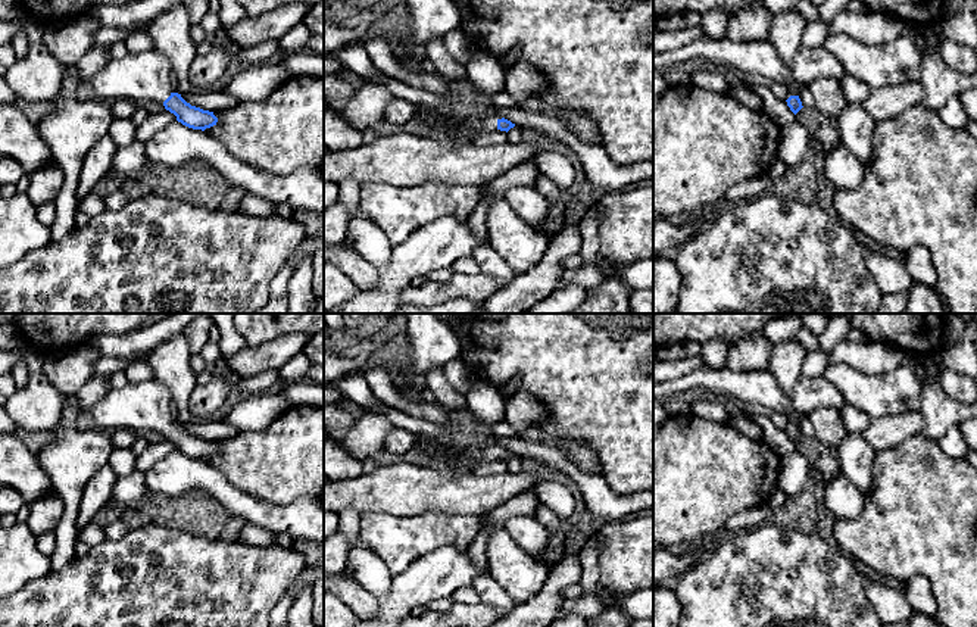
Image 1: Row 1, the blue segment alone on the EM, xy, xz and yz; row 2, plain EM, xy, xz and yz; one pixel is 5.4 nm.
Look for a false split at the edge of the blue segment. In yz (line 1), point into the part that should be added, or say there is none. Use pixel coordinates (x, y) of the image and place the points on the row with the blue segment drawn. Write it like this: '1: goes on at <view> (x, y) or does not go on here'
1: goes on at yz (808, 64)

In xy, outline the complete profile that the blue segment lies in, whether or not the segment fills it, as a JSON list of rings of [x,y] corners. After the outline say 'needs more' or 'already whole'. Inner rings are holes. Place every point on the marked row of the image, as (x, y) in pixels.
[[[152,49],[137,54],[128,53],[121,59],[110,59],[90,82],[100,100],[162,102],[165,109],[188,128],[205,131],[216,125],[218,118],[213,112],[191,106],[181,94],[172,91],[172,74],[169,59]]] | needs more

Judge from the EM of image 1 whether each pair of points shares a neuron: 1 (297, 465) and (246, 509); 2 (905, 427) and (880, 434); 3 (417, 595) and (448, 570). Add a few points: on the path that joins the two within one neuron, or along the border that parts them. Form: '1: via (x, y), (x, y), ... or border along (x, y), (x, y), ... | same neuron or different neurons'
1: border along (228, 480), (258, 499), (272, 504), (292, 502) | different neurons
2: via (899, 427), (886, 431) | same neuron
3: via (424, 587), (440, 571) | same neuron

